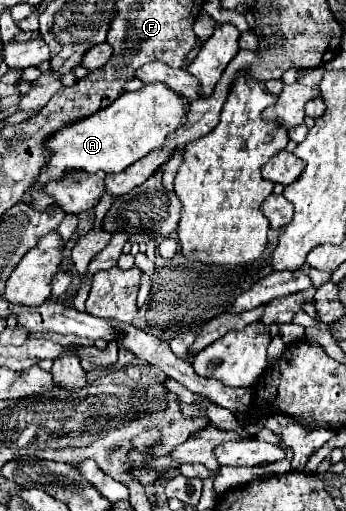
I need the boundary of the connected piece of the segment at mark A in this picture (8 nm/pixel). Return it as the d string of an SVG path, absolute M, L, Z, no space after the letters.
M150 83L138 91L122 93L122 97L118 97L106 109L58 131L48 139L52 157L42 167L36 183L44 185L50 179L58 179L66 169L84 169L88 173L120 173L150 151L160 149L164 139L186 123L188 111L188 99L164 83Z

